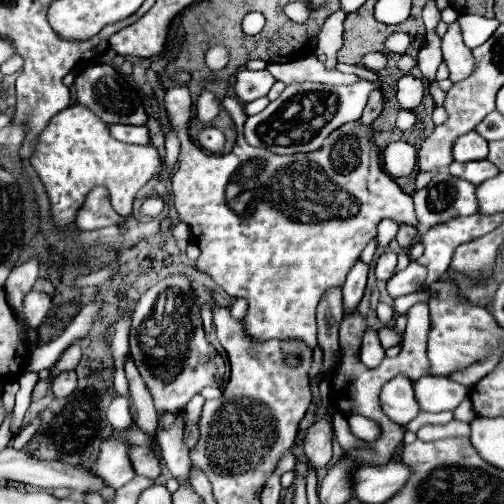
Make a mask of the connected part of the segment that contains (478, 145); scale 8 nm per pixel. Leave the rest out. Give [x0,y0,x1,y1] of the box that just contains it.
[452,132,488,162]

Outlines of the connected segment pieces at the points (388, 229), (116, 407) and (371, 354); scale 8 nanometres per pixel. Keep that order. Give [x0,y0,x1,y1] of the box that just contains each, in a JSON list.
[[378,218,398,246],[108,396,132,430],[360,328,384,368]]

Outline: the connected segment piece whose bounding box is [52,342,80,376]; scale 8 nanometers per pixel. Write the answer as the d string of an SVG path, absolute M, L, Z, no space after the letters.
M76 342L62 352L62 356L58 358L58 362L52 368L52 376L58 376L62 370L74 370L78 366L78 362L80 362L80 346Z

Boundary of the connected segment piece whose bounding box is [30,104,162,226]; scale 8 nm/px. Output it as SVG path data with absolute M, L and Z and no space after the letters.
M74 104L58 112L40 134L30 164L46 186L56 226L74 224L76 212L80 210L86 194L98 184L110 190L114 210L120 216L128 216L132 212L136 192L160 172L162 160L156 150L150 150L150 146L118 142L110 136L110 132L106 132L106 128L108 126L98 120L94 112Z

